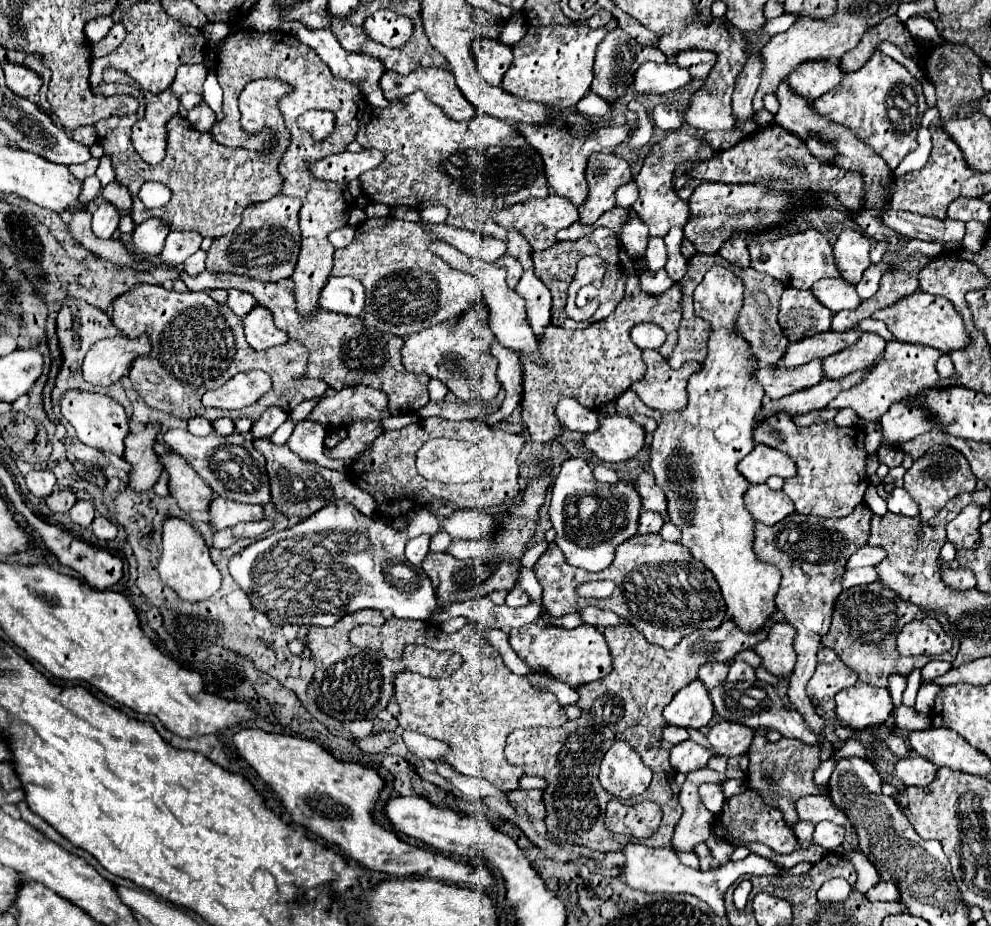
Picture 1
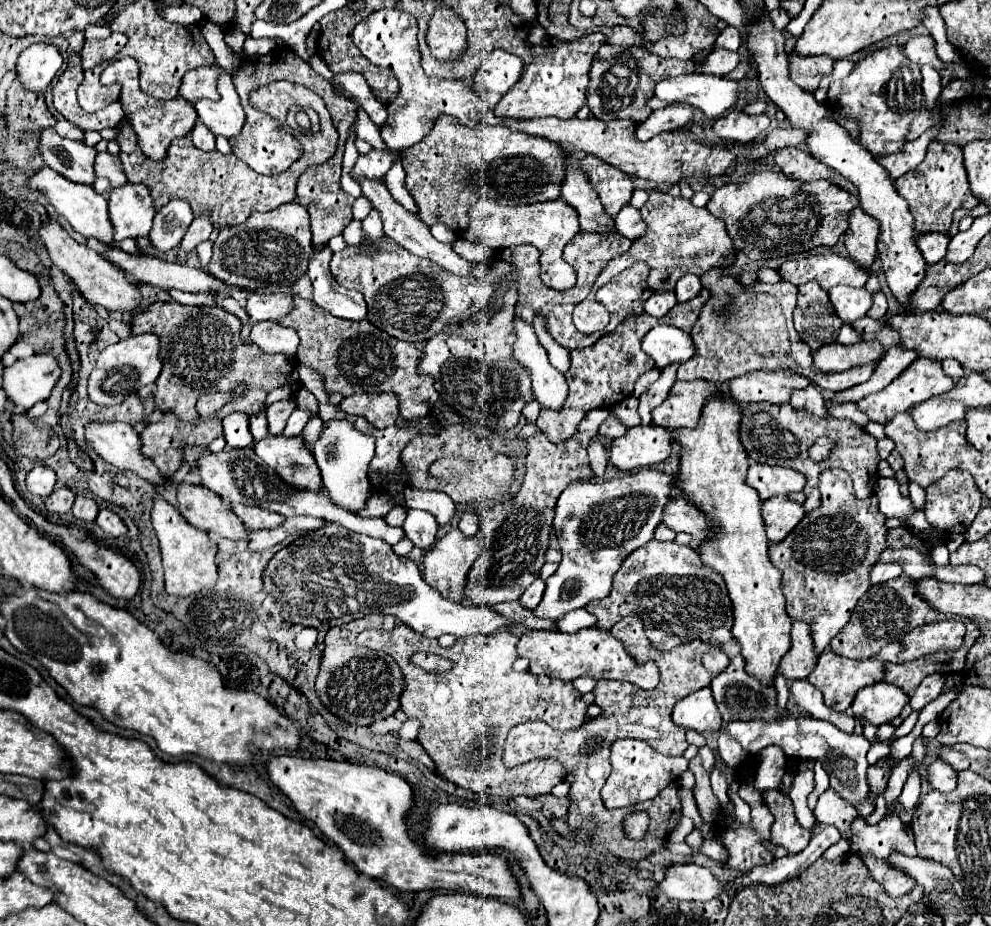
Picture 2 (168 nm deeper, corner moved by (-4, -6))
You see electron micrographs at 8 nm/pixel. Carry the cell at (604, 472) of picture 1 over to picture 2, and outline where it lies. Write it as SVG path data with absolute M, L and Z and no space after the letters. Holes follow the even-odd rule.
M591 442L589 444L589 458L591 458L591 470L595 476L601 476L607 466L607 452L601 442Z

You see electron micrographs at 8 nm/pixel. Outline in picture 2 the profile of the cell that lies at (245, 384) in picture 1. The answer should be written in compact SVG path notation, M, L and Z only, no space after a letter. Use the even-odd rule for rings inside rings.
M215 392L215 394L203 394L199 396L199 404L197 404L197 412L201 416L199 424L189 424L189 422L181 422L175 414L165 412L163 418L155 424L147 424L145 430L141 432L141 454L145 458L151 458L155 462L155 466L161 470L163 478L169 478L179 466L181 466L181 448L195 444L195 446L209 446L211 440L215 440L217 436L223 434L221 428L221 420L213 416L213 412L217 412L219 408L223 408L229 400L231 400L231 392Z

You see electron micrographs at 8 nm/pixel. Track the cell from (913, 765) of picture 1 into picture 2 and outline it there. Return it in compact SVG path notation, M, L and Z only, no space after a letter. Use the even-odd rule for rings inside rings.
M935 760L927 766L927 782L933 790L939 792L951 792L957 786L957 772L949 768L943 760Z

